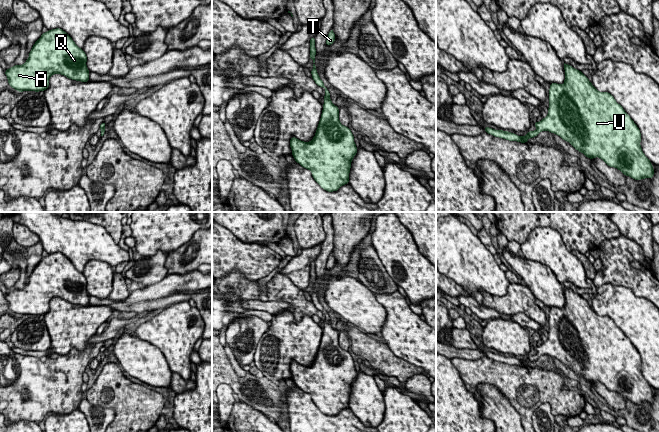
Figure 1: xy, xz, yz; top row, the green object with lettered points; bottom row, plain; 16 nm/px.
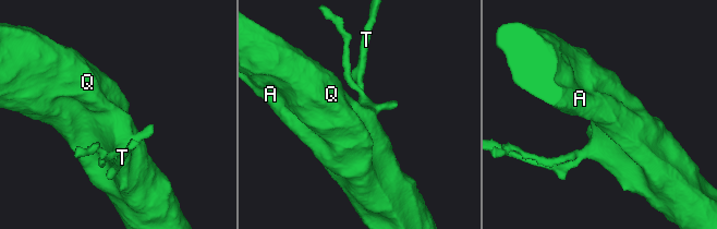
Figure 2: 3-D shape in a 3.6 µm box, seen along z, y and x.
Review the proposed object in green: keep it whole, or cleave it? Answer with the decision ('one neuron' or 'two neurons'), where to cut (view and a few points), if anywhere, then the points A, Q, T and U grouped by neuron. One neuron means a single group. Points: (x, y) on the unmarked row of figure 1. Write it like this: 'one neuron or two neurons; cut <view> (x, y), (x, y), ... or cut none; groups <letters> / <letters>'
two neurons; cut yz (537, 353), (539, 356); groups A Q U / T

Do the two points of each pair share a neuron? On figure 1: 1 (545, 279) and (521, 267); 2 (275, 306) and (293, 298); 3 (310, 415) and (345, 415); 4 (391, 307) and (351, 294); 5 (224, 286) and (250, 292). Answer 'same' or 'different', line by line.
1: same
2: different
3: same
4: different
5: same

